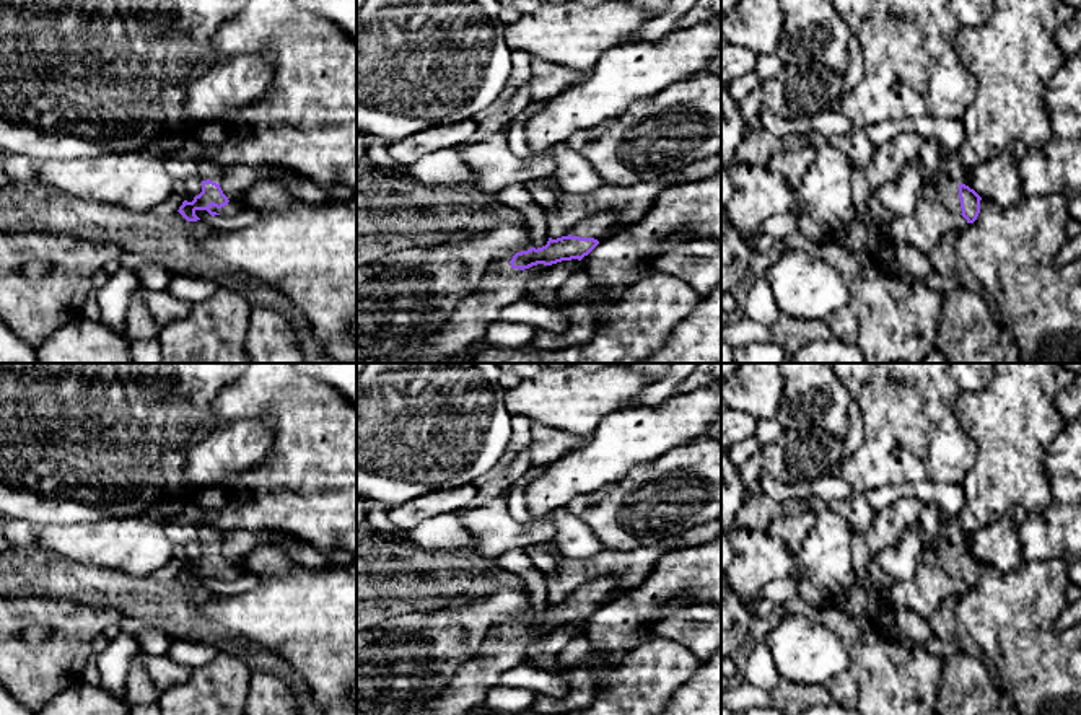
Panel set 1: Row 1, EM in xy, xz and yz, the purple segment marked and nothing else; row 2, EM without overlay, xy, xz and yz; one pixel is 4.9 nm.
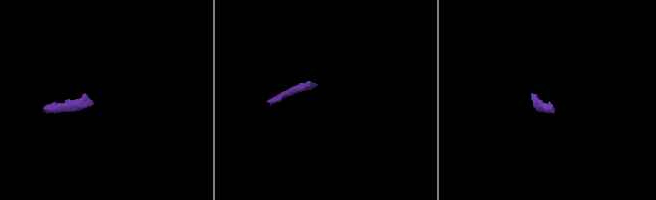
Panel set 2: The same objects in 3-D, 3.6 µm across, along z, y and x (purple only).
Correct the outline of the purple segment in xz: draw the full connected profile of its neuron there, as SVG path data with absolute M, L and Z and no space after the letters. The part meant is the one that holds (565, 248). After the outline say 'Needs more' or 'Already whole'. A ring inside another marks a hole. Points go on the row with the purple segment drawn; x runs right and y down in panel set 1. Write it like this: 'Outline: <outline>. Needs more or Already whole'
Outline: M597 213L584 218L573 226L568 236L549 238L542 248L516 252L510 264L513 269L524 270L537 264L552 265L562 261L581 261L607 236L614 222L614 213Z. Needs more

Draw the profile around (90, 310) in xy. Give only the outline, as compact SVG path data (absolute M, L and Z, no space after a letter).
M90 295L86 296L80 309L80 314L85 316L86 319L101 322L101 308L99 308L96 296L90 296Z

